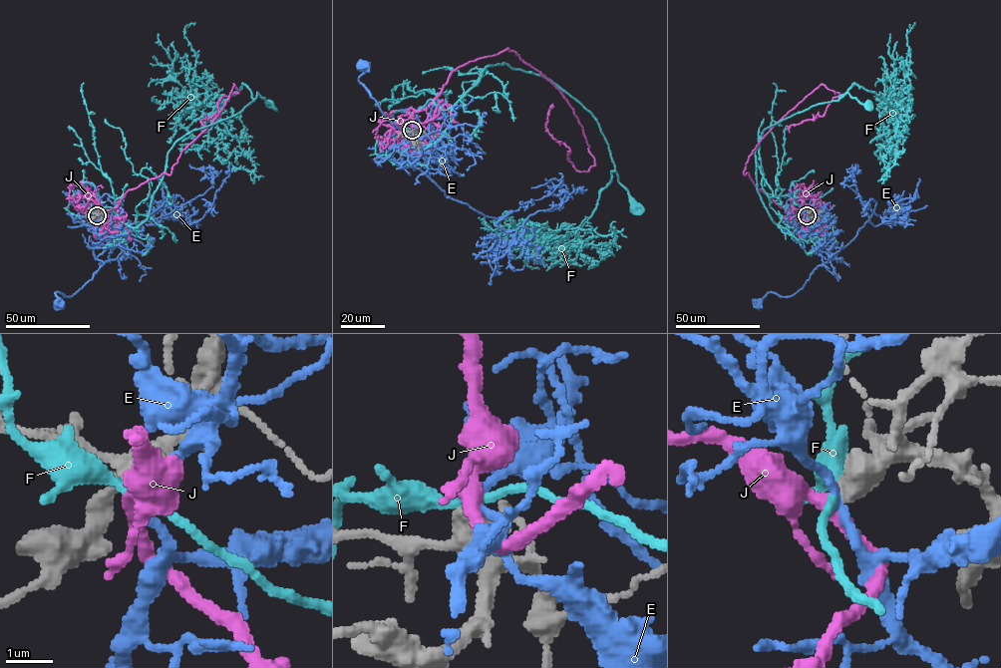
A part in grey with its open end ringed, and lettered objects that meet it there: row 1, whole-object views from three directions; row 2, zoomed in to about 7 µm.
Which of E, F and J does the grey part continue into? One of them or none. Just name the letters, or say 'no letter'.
J

